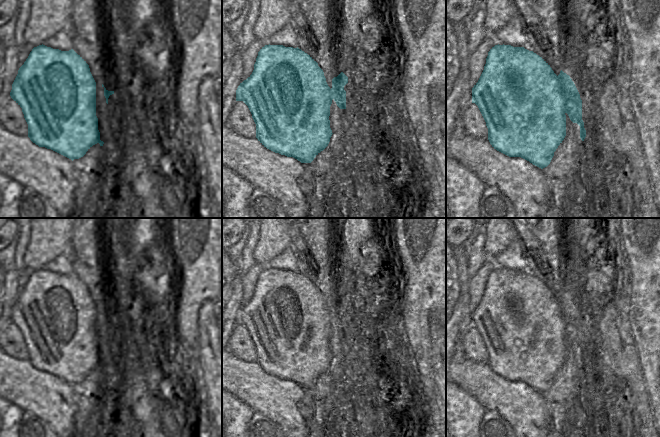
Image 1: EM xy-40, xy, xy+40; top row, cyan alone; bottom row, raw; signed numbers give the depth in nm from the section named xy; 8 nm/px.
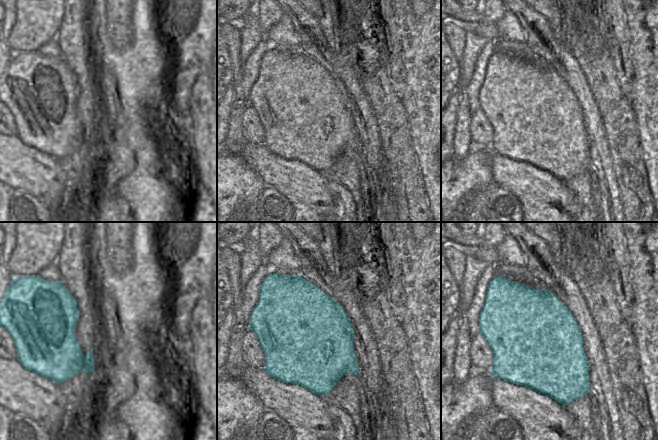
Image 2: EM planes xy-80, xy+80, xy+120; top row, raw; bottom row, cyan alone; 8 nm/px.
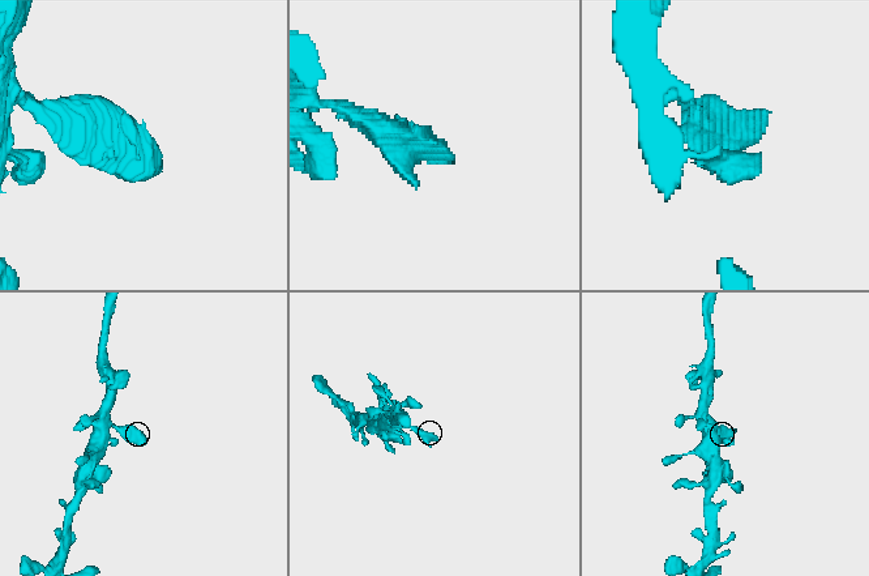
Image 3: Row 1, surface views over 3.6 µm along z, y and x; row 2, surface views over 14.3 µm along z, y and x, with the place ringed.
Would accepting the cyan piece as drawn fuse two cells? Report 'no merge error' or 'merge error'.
merge error

